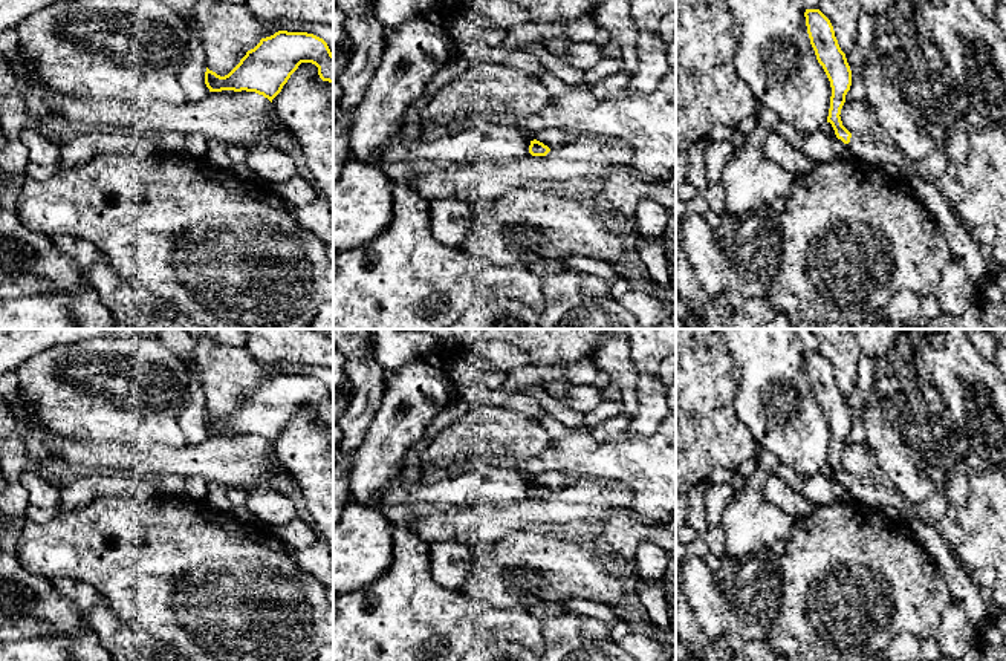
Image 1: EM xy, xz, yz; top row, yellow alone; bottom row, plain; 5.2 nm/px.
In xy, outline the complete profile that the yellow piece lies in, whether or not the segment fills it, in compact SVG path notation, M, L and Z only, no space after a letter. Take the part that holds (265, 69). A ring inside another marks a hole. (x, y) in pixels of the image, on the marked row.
M278 31L261 38L228 75L220 77L206 67L205 84L209 92L255 92L272 103L301 63L315 64L320 78L333 83L333 54L323 38Z

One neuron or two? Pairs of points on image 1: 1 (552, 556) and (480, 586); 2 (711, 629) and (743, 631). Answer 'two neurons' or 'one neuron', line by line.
1: one neuron
2: two neurons

